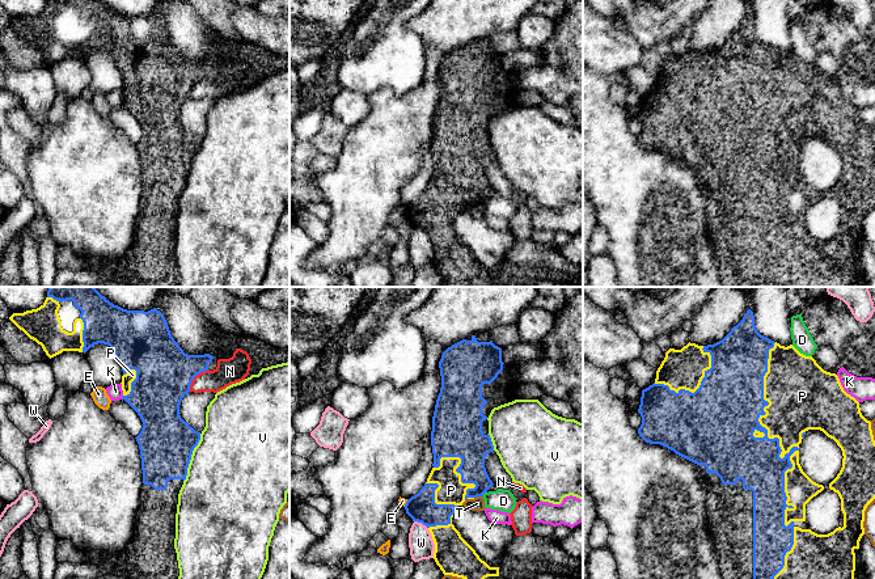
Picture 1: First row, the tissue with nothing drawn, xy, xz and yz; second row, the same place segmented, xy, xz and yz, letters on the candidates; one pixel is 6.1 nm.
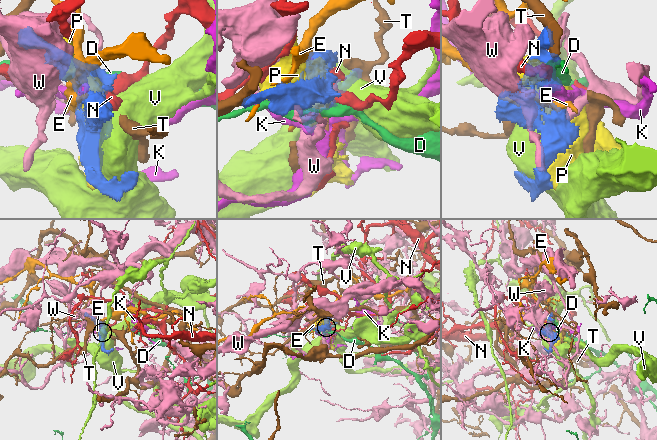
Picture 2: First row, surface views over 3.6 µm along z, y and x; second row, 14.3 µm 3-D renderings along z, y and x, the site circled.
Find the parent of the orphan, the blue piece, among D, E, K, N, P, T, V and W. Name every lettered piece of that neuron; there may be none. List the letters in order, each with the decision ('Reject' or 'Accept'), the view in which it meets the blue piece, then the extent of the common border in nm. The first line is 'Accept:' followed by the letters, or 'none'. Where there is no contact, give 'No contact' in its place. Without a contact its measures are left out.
Accept: P
D: Reject. Touches blue in xz. Shared border 40 nm
E: Reject. Touches blue in xz. Shared border 50 nm
K: Reject. Touches blue in xy. Shared border 30 nm
N: Reject. Touches blue in xy. Shared border 180 nm
P: Accept. Touches blue in yz. Shared border 1150 nm
T: Reject. Touches blue in xz. Shared border 60 nm
V: Reject. Touches blue in xy. Shared border 320 nm
W: Reject. Touches blue in xz. Shared border 100 nm

